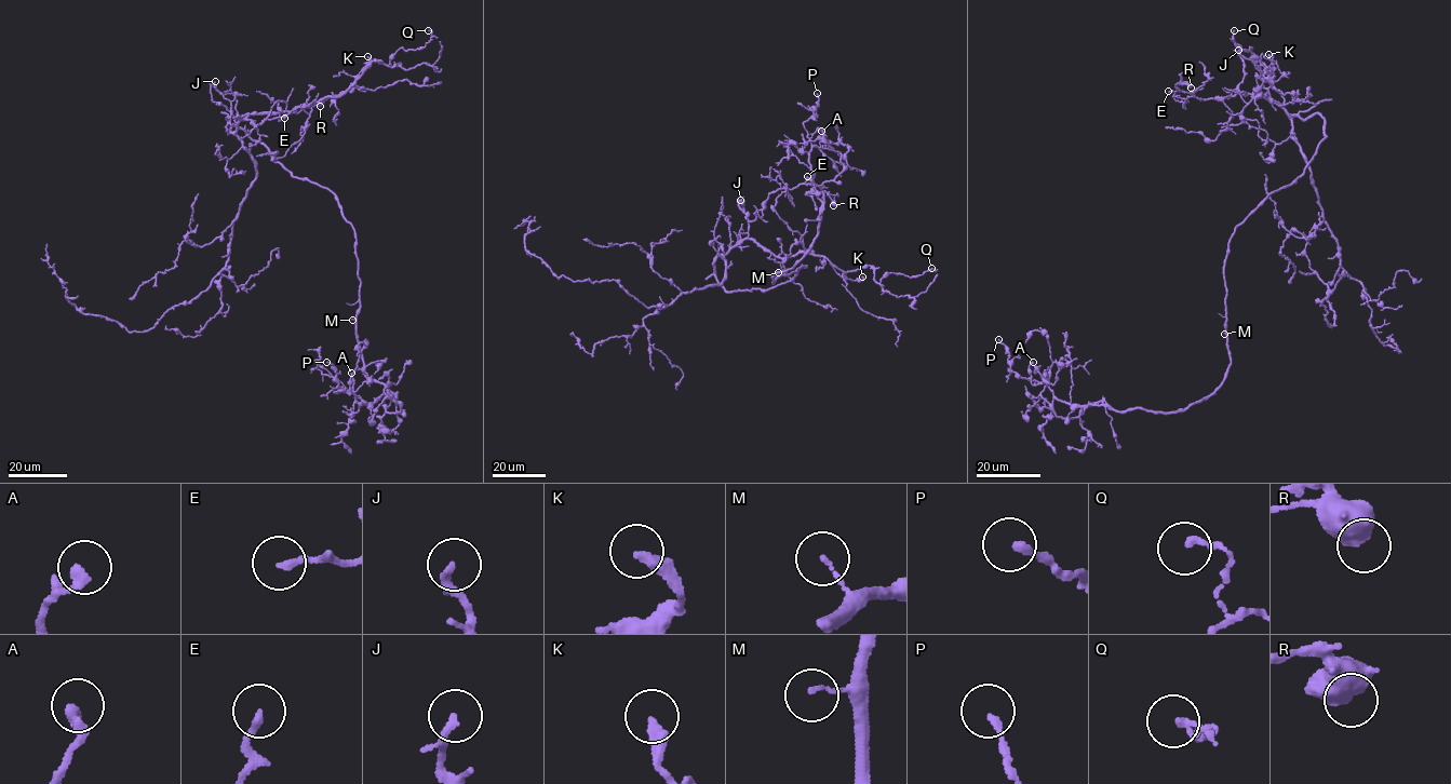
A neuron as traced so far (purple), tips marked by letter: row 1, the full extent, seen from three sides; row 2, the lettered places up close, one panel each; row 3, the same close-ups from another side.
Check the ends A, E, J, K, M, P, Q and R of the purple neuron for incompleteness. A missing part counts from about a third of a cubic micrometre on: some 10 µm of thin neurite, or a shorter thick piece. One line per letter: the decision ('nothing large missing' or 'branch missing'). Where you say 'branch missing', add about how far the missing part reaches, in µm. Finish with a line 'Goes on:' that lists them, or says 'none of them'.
A: nothing large missing
E: nothing large missing
J: nothing large missing
K: nothing large missing
M: nothing large missing
P: nothing large missing
Q: nothing large missing
R: nothing large missing
Goes on: none of them

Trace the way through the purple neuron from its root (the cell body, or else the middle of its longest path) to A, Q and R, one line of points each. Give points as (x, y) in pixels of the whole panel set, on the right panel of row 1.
A: (1308, 163), (1230, 239), (1231, 365), (1207, 397), (1167, 413), (1069, 404), (1032, 383), (1033, 362)
Q: (1308, 163), (1326, 135), (1322, 117), (1291, 117), (1254, 95), (1264, 78), (1251, 58), (1264, 65), (1234, 30)
R: (1308, 163), (1326, 135), (1318, 115), (1291, 117), (1244, 92), (1200, 99), (1176, 85), (1191, 88)

